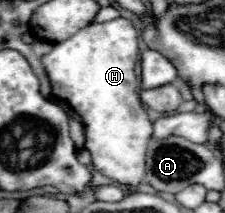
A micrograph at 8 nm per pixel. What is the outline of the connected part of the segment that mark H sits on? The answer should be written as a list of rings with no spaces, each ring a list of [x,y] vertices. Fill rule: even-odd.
[[[117,18],[101,24],[97,22],[89,24],[71,38],[53,44],[51,52],[41,56],[41,64],[51,80],[53,96],[57,100],[67,100],[71,108],[83,118],[85,136],[87,136],[85,148],[93,156],[95,170],[127,186],[137,186],[145,180],[145,150],[153,134],[153,126],[147,118],[147,112],[137,92],[137,76],[135,76],[137,58],[139,58],[139,34],[133,28],[133,24],[125,18]]]

